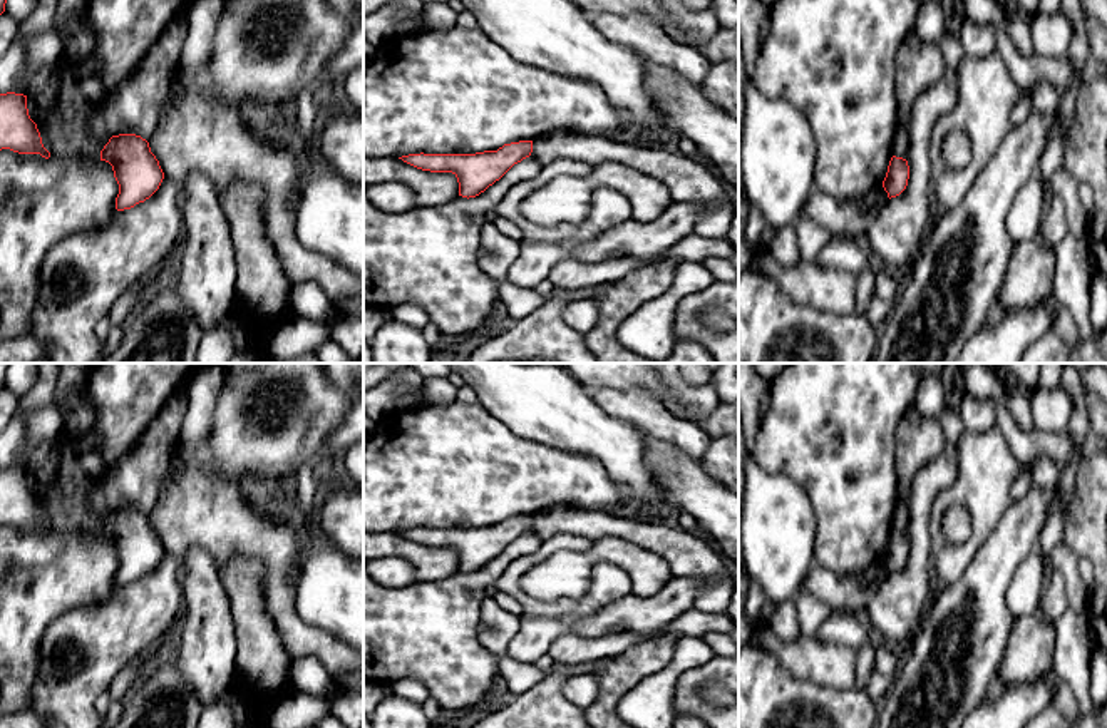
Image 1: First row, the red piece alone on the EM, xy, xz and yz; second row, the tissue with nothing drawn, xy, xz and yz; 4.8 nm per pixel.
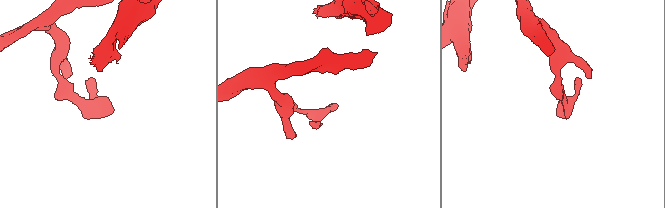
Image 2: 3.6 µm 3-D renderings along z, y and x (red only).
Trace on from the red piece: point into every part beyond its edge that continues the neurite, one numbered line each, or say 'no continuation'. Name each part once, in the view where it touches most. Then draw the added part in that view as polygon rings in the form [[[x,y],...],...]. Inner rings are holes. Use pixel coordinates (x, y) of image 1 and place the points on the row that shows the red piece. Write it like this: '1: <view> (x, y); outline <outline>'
no continuation

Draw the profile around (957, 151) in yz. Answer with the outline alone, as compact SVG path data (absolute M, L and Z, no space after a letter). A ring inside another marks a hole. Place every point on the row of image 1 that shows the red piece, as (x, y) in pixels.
M951 129L941 144L941 154L950 169L966 167L973 156L970 137L960 129Z

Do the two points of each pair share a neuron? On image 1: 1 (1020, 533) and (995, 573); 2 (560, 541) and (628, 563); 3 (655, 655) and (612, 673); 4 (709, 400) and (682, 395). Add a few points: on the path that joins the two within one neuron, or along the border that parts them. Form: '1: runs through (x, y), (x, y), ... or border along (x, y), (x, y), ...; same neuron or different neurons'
1: runs through (1010, 543), (995, 563); same neuron
2: border along (593, 541), (585, 551), (556, 551), (550, 558); different neurons
3: runs through (645, 658), (622, 671); same neuron
4: runs through (702, 399), (689, 395); same neuron

